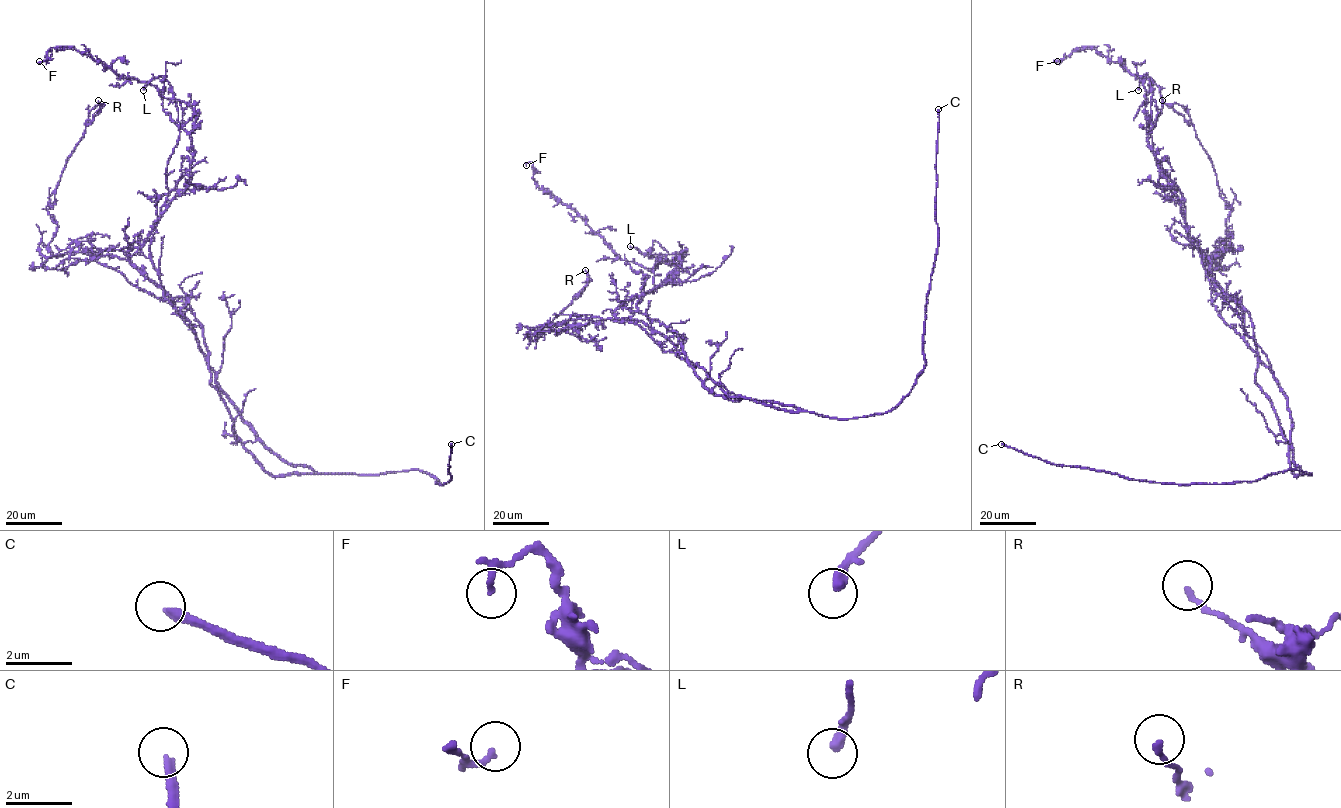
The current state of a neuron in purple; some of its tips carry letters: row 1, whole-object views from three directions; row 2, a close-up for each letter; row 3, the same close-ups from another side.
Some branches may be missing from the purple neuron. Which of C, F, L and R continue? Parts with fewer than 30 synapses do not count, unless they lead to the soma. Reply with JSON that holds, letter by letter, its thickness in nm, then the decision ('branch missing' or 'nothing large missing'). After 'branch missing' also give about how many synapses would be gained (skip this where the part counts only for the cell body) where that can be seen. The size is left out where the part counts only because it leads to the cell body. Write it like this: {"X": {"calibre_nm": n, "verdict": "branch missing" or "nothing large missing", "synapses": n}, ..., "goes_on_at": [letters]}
{"C": {"calibre_nm": 260, "verdict": "branch missing"}, "F": {"calibre_nm": 200, "verdict": "nothing large missing"}, "L": {"calibre_nm": 300, "verdict": "nothing large missing"}, "R": {"calibre_nm": 180, "verdict": "nothing large missing"}, "goes_on_at": ["C"]}

